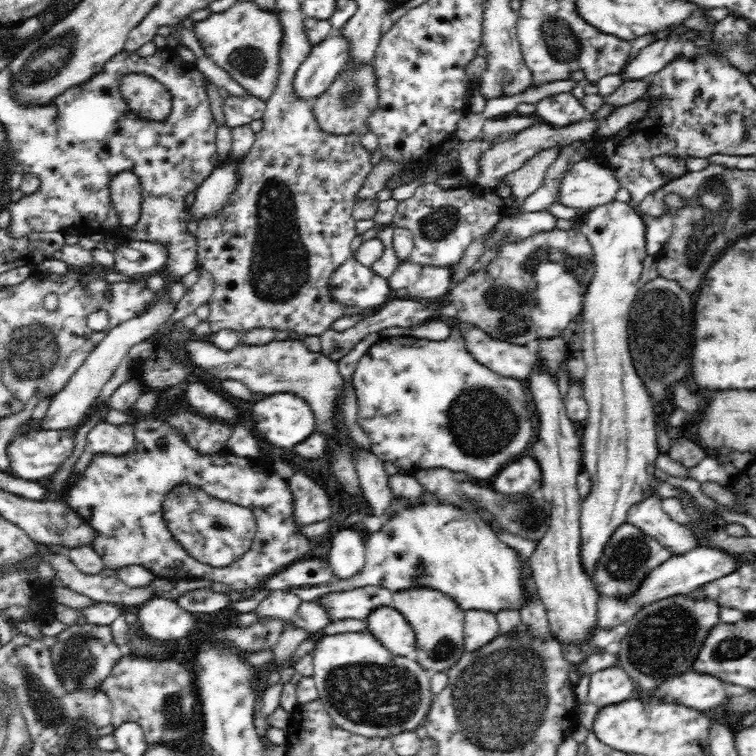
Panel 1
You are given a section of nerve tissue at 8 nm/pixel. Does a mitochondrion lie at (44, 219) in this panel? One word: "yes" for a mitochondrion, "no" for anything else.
no

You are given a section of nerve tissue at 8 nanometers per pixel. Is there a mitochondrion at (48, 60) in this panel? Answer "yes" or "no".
yes

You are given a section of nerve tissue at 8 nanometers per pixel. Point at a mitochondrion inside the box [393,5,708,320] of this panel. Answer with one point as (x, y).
(558, 40)

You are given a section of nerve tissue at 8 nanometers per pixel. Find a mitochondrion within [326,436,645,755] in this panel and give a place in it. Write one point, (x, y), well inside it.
(500, 702)

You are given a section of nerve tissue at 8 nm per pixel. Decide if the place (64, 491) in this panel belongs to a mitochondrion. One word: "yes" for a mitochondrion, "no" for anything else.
no

